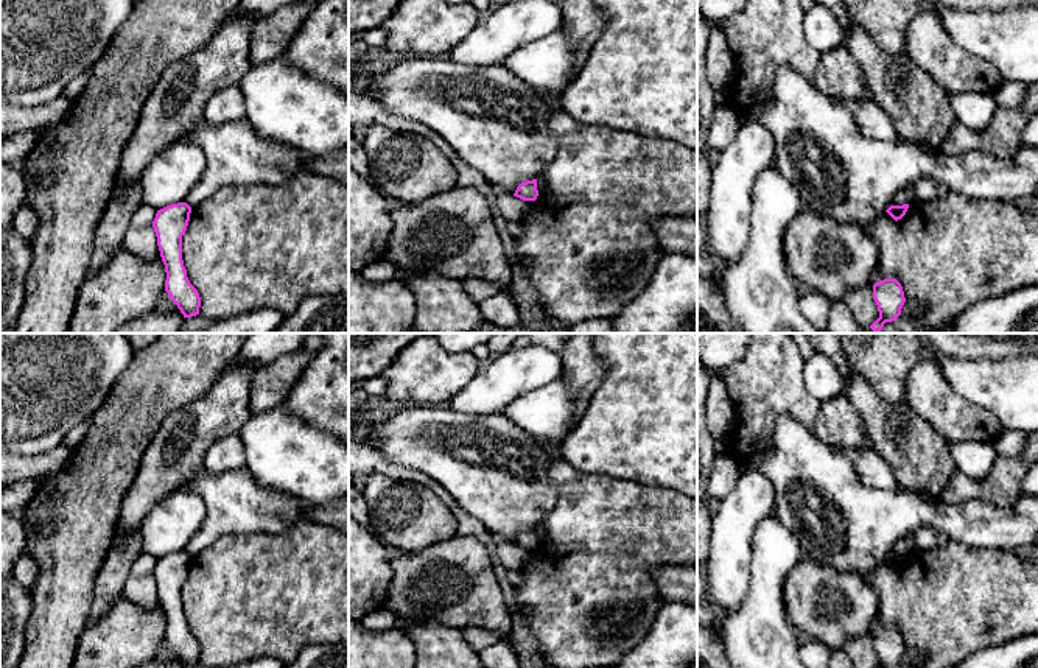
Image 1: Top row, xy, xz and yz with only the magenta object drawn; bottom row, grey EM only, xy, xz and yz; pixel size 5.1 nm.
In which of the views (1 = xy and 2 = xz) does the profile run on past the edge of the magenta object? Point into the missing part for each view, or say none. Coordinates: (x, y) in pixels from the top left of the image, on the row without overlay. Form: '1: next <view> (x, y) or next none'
1: next none
2: next none

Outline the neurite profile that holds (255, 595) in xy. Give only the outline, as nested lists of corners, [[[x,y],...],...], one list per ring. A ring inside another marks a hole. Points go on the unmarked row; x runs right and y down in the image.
[[[302,519],[279,534],[219,536],[191,557],[182,584],[182,609],[201,646],[199,663],[205,668],[226,668],[261,657],[288,666],[307,645],[349,642],[349,533]]]

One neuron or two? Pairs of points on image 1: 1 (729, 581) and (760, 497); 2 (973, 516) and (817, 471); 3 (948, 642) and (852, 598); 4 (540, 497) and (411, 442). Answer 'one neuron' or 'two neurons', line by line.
1: one neuron
2: one neuron
3: two neurons
4: one neuron

